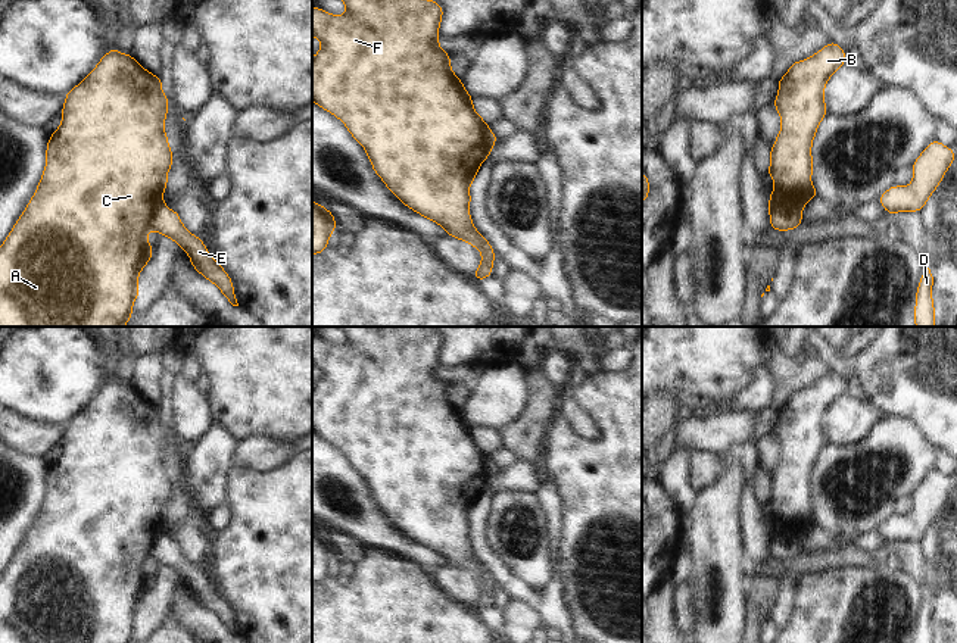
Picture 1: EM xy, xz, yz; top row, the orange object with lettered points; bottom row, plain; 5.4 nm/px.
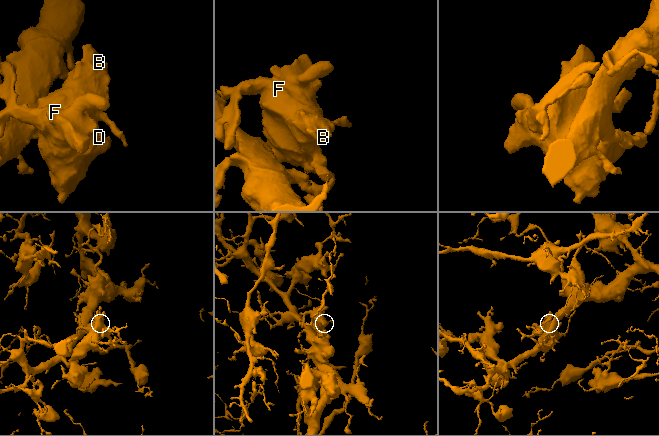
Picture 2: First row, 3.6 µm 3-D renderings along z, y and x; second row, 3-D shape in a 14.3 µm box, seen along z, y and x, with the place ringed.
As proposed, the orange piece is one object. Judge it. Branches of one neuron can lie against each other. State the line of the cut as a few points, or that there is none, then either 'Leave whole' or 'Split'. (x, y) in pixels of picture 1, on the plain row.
Split along yz (770, 545), (778, 537), (784, 537), (801, 546). Split.

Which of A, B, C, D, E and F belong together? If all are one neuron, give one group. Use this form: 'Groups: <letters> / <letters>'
Groups: A B C D F / E.

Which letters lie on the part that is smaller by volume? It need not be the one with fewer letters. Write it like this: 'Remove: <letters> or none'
Remove: E.

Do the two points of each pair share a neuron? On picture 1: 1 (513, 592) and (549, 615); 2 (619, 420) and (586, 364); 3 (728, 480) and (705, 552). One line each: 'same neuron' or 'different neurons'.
1: same neuron
2: different neurons
3: same neuron

